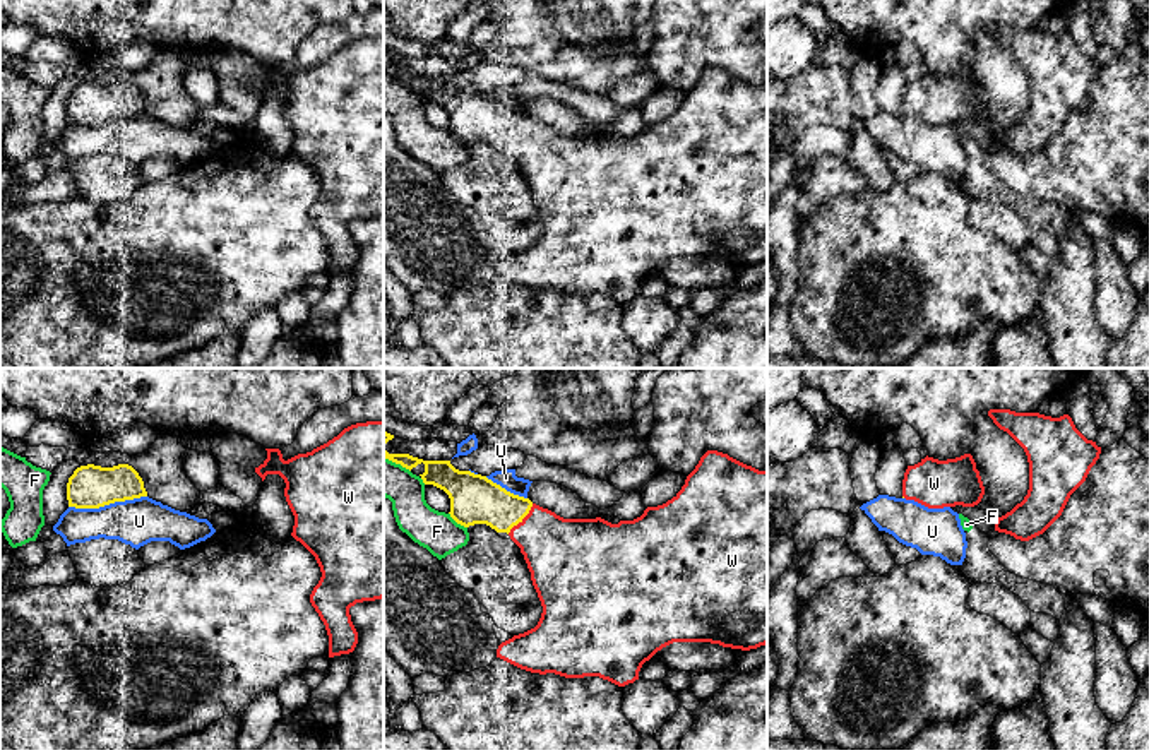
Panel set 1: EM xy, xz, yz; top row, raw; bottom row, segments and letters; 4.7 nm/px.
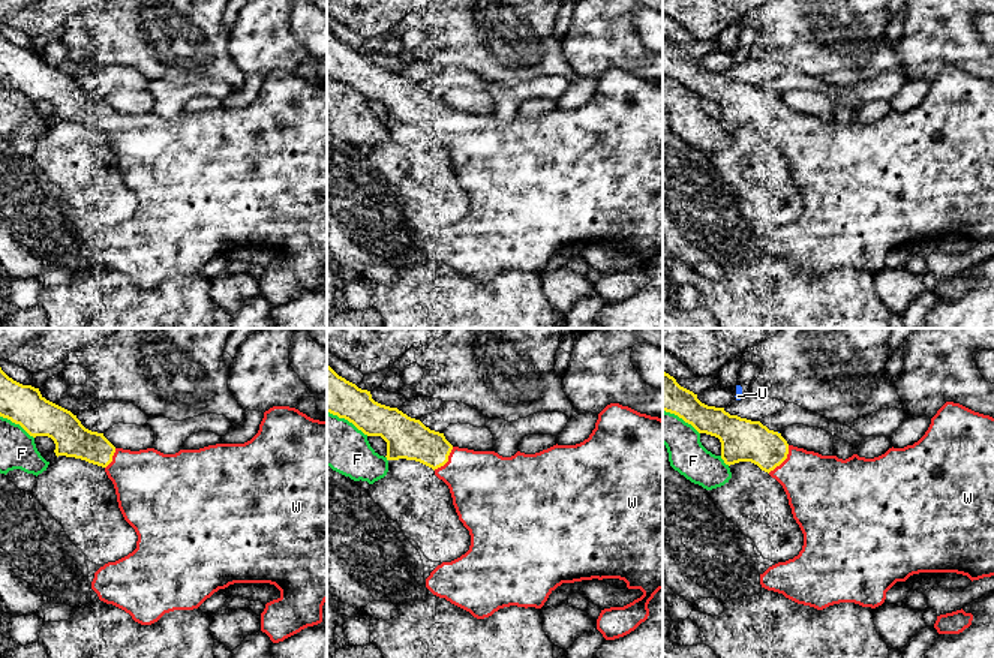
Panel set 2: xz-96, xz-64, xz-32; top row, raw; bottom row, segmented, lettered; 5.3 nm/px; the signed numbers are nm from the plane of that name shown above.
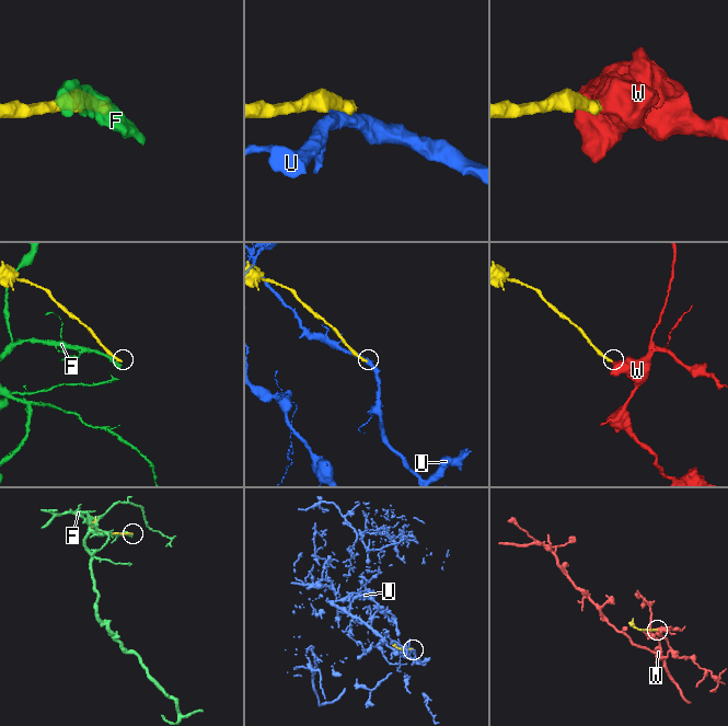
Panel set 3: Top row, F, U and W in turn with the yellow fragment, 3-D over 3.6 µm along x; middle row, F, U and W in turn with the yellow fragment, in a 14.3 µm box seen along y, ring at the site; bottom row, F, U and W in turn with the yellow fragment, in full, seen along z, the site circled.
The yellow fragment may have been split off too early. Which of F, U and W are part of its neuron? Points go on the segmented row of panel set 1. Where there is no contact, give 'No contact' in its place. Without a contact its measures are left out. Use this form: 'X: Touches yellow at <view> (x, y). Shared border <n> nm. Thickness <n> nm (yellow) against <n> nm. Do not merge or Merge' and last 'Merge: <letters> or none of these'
F: Touches yellow at xz (458, 523). Shared border 120 nm. Thickness 240 nm (yellow) against 190 nm. Do not merge
U: Touches yellow at xy (107, 504). Shared border 380 nm. Thickness 200 nm (yellow) against 220 nm. Do not merge
W: Touches yellow at xz (521, 519). Shared border 190 nm. Thickness 240 nm (yellow) against 340 nm. Merge
Merge: W

